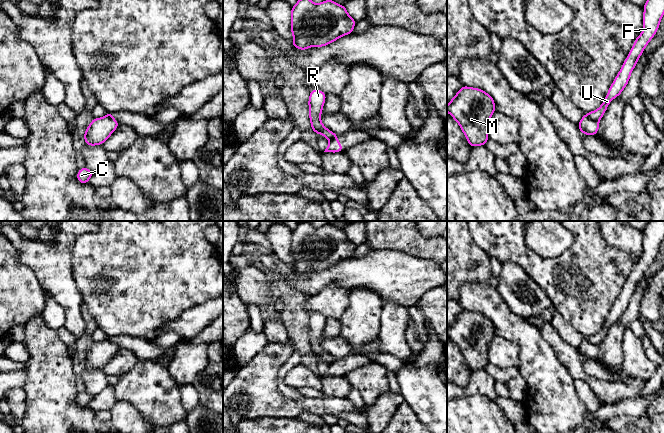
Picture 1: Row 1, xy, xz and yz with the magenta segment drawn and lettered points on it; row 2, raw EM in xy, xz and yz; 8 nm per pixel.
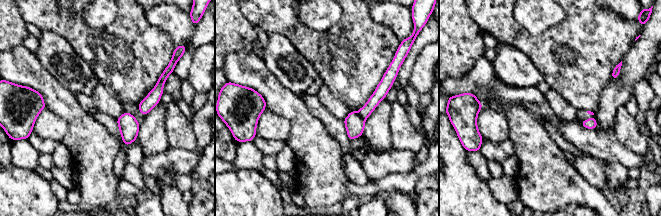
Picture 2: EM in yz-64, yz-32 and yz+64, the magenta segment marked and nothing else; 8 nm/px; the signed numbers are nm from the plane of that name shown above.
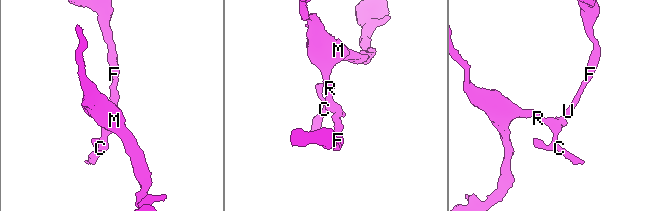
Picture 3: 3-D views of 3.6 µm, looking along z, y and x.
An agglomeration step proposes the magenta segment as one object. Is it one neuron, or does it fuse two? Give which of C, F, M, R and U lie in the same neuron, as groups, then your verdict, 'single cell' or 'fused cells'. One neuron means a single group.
C M R / F U; fused cells

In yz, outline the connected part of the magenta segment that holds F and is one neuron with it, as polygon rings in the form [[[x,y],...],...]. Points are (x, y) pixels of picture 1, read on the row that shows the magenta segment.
[[[647,0],[643,8],[643,31],[635,39],[626,60],[623,62],[623,66],[611,84],[601,106],[597,110],[587,113],[588,117],[594,121],[599,122],[601,120],[610,102],[618,97],[627,86],[632,70],[635,68],[638,59],[658,31],[660,21],[664,16],[664,0]]]

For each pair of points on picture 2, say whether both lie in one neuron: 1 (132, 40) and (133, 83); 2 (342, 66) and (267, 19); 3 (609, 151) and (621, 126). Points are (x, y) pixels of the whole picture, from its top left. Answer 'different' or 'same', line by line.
1: same
2: same
3: different

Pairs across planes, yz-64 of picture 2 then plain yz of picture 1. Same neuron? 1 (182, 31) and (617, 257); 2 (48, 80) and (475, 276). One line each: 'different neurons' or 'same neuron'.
1: different neurons
2: different neurons

